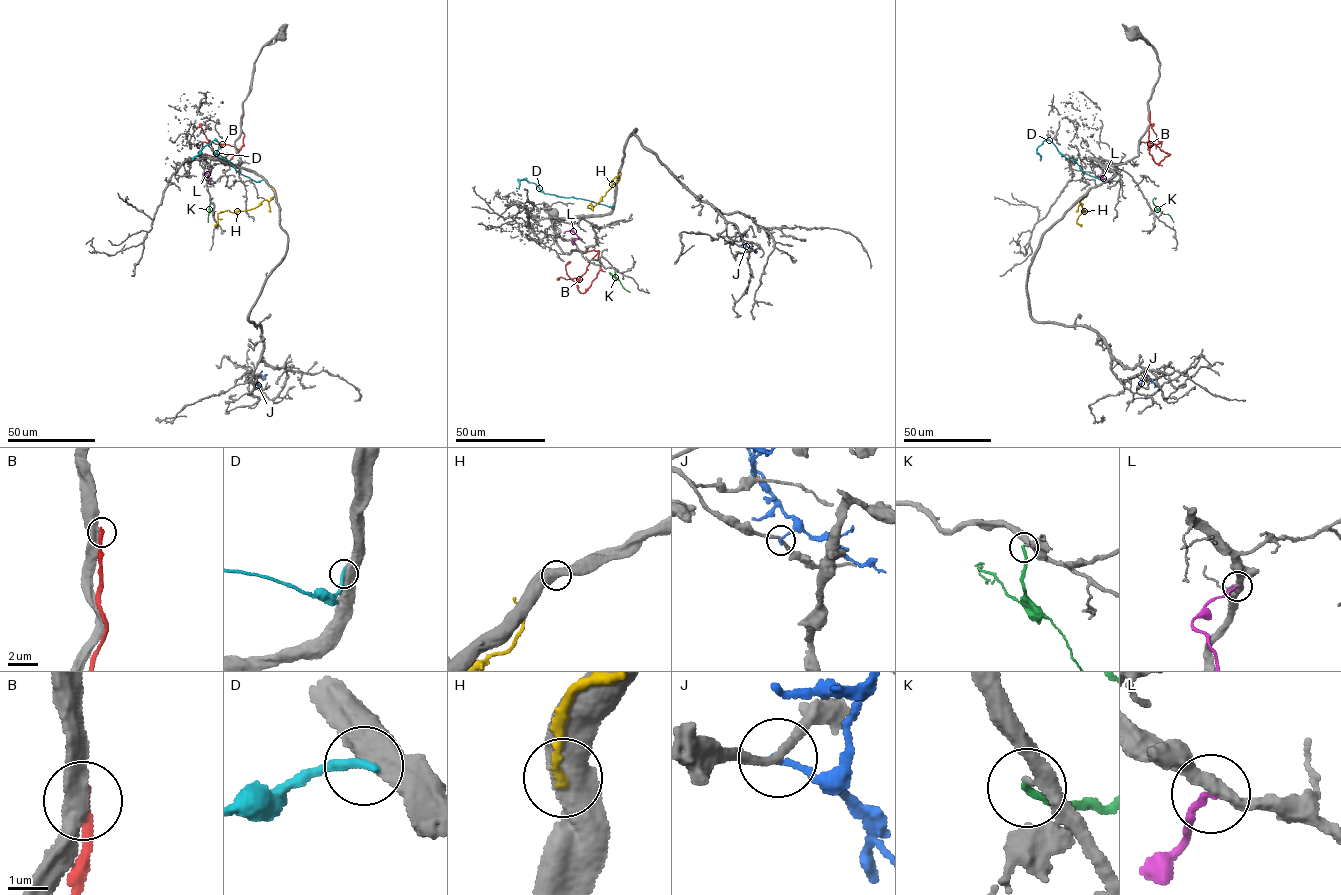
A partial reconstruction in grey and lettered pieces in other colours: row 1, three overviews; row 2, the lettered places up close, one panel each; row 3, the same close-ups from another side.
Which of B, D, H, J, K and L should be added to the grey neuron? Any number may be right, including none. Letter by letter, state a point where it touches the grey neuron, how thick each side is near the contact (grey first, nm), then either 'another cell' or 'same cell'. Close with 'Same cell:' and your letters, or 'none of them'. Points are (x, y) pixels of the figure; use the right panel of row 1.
B: meets grey at (1150, 112); 480 nm thick on the grey side, 280 nm on the other; another cell
D: meets grey at (1108, 180); 550 nm thick on the grey side, 240 nm on the other; another cell
H: meets grey at (1092, 188); 550 nm thick on the grey side, 240 nm on the other; another cell
J: meets grey at (1152, 381); 200 nm thick on the grey side, 160 nm on the other; another cell
K: meets grey at (1151, 210); 120 nm thick on the grey side, 180 nm on the other; another cell
L: meets grey at (1118, 169); 360 nm thick on the grey side, 160 nm on the other; another cell
Same cell: none of them

